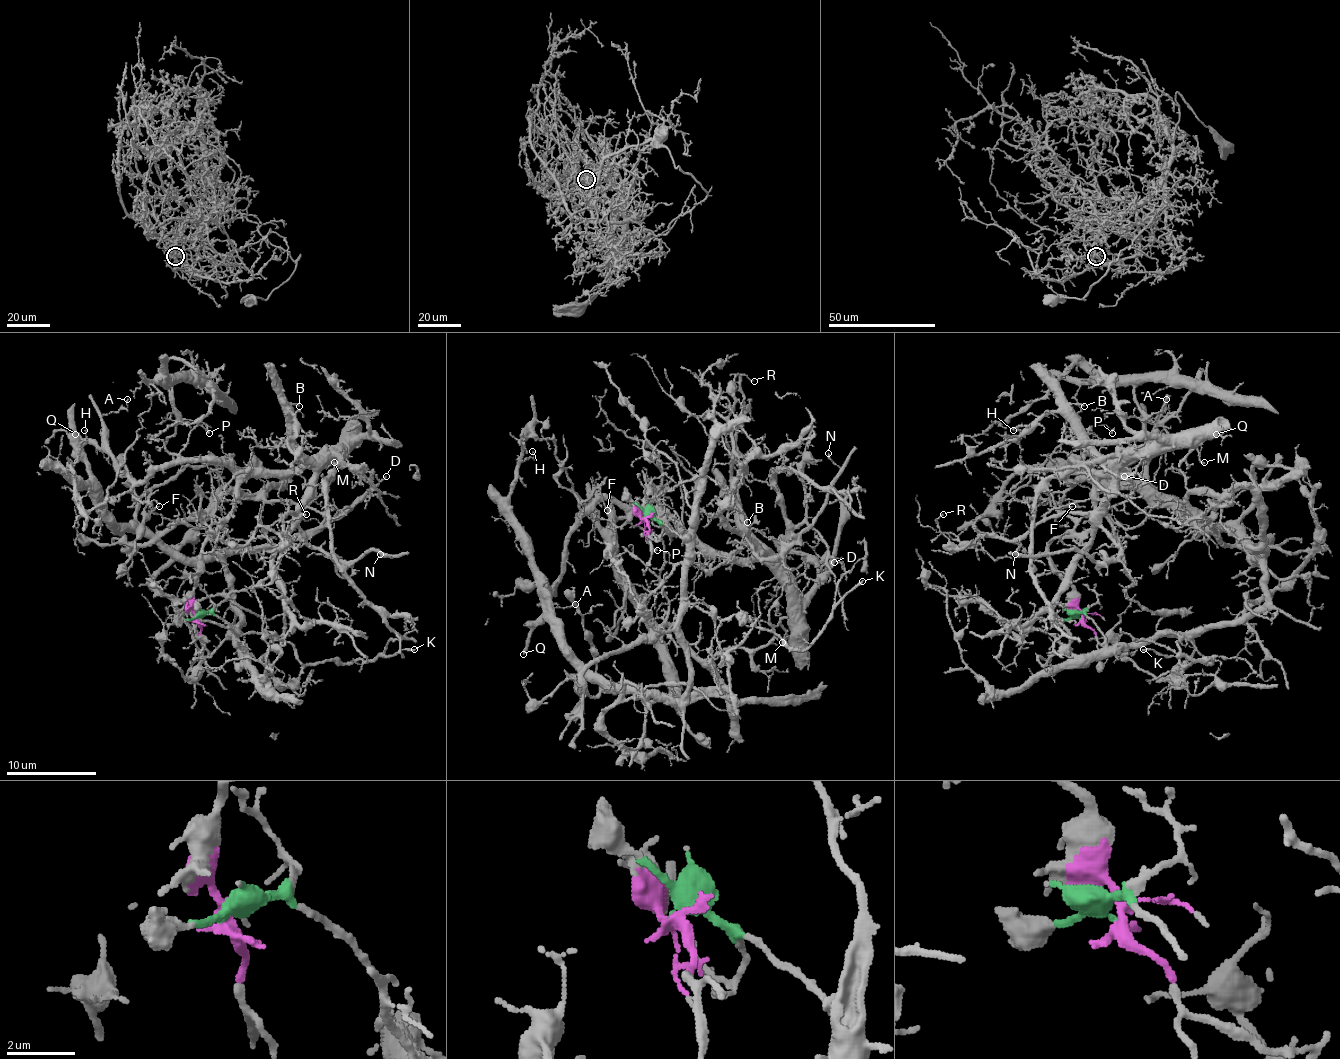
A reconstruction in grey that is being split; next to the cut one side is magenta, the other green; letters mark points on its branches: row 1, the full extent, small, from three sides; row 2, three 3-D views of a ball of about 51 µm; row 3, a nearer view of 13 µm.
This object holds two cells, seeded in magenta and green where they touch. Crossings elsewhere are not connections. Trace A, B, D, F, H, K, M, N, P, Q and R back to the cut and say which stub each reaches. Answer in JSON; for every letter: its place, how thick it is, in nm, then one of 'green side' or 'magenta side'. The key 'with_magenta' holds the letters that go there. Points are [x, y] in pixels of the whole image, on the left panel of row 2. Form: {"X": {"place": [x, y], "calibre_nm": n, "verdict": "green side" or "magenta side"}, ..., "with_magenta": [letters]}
{"A": {"place": [127, 399], "calibre_nm": 110, "verdict": "magenta side"}, "B": {"place": [299, 406], "calibre_nm": 150, "verdict": "magenta side"}, "D": {"place": [386, 476], "calibre_nm": 110, "verdict": "magenta side"}, "F": {"place": [159, 506], "calibre_nm": 120, "verdict": "magenta side"}, "H": {"place": [84, 430], "calibre_nm": 100, "verdict": "green side"}, "K": {"place": [414, 649], "calibre_nm": 200, "verdict": "green side"}, "M": {"place": [334, 462], "calibre_nm": 130, "verdict": "magenta side"}, "N": {"place": [380, 554], "calibre_nm": 120, "verdict": "magenta side"}, "P": {"place": [209, 433], "calibre_nm": 140, "verdict": "magenta side"}, "Q": {"place": [75, 434], "calibre_nm": 320, "verdict": "magenta side"}, "R": {"place": [306, 514], "calibre_nm": 100, "verdict": "magenta side"}, "with_magenta": ["A", "B", "D", "F", "M", "N", "P", "Q", "R"]}

